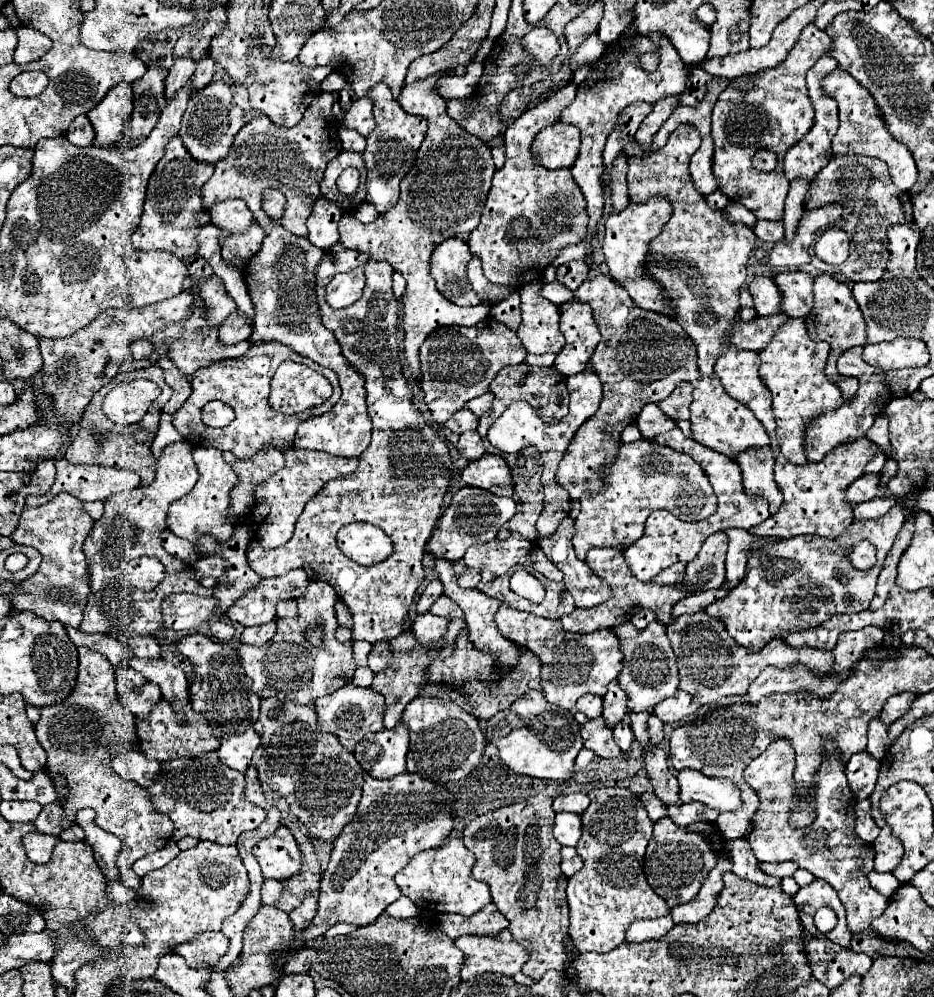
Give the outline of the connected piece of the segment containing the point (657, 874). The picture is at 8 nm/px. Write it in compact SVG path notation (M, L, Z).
M664 817L654 823L654 833L644 855L644 873L656 895L660 895L668 903L668 907L682 905L696 897L702 881L714 865L714 851L704 837L698 837L698 833L688 833L670 817Z

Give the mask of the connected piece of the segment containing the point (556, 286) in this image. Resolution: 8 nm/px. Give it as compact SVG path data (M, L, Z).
M552 281L552 283L544 283L542 297L546 297L548 301L552 301L556 305L562 305L562 303L566 303L566 301L572 299L572 291L568 287L564 287L562 283Z

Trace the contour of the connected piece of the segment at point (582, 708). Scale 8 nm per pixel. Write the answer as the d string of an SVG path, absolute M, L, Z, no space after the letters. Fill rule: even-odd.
M582 695L578 701L576 701L576 711L584 713L588 719L594 719L594 717L600 717L602 715L602 699L600 697L594 697L594 695Z

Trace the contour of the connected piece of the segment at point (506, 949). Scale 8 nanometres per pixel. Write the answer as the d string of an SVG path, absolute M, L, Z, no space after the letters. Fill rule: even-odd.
M504 929L498 937L470 937L462 935L454 941L464 953L462 981L470 981L482 973L514 975L522 969L530 953L522 943L514 941L512 933Z

